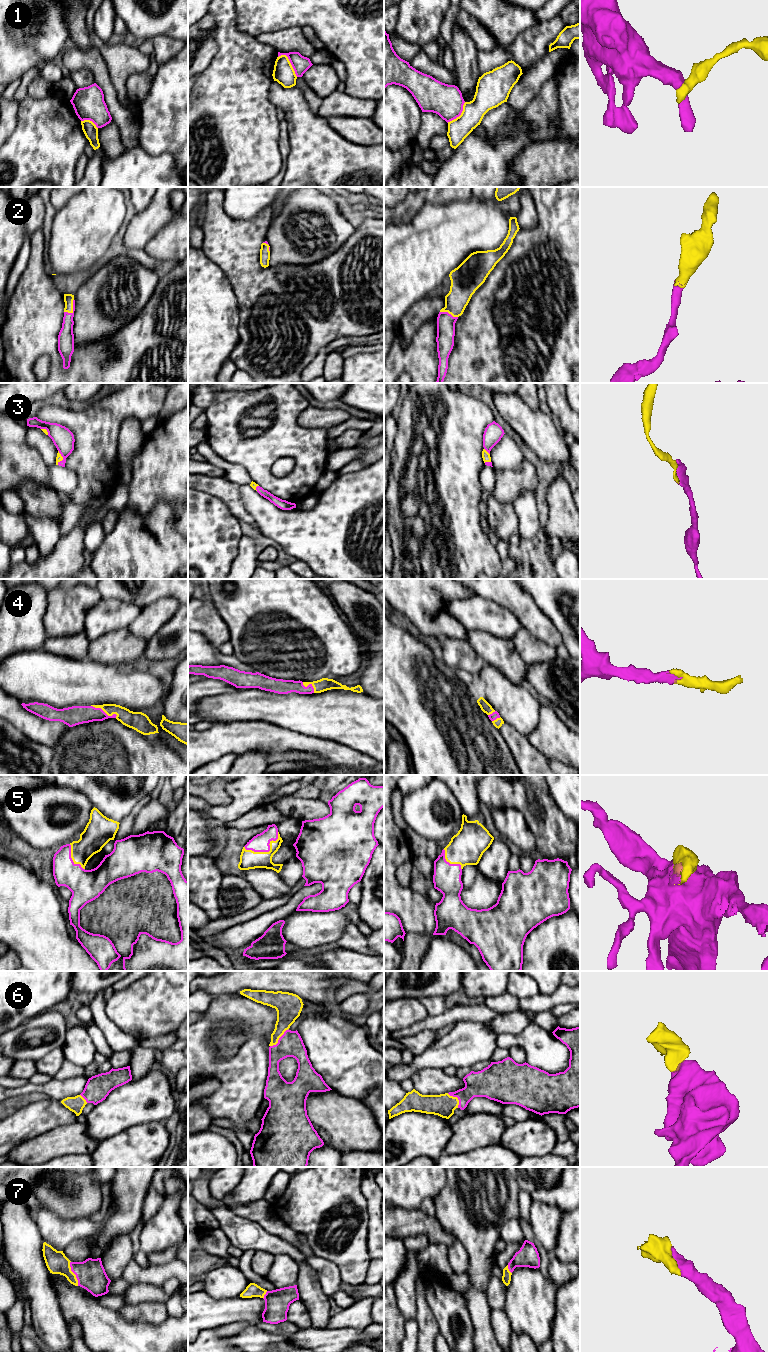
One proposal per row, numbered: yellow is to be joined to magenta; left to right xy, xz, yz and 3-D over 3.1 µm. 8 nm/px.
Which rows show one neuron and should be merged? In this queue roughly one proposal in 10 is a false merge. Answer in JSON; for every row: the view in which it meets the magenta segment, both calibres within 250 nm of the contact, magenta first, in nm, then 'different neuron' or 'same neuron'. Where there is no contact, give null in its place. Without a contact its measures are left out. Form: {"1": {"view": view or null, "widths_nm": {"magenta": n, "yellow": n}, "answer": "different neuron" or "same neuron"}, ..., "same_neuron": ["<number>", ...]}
{"1": {"view": "xz", "widths_nm": {"magenta": 140, "yellow": 170}, "answer": "different neuron"}, "2": {"view": "xy", "widths_nm": {"magenta": 130, "yellow": 80}, "answer": "same neuron"}, "3": {"view": "yz", "widths_nm": {"magenta": 150, "yellow": 70}, "answer": "same neuron"}, "4": {"view": "xy", "widths_nm": {"magenta": 160, "yellow": 130}, "answer": "same neuron"}, "5": {"view": "xz", "widths_nm": {"magenta": 140, "yellow": 150}, "answer": "same neuron"}, "6": {"view": "xz", "widths_nm": {"magenta": 200, "yellow": 190}, "answer": "same neuron"}, "7": {"view": "xy", "widths_nm": {"magenta": 240, "yellow": 180}, "answer": "same neuron"}, "same_neuron": ["2", "3", "4", "5", "6", "7"]}

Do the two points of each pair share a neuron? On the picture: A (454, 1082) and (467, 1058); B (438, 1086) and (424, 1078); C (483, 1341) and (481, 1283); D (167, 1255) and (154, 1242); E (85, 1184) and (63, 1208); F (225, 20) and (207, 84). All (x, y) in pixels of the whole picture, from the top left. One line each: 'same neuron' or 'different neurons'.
A: different neurons
B: same neuron
C: same neuron
D: different neurons
E: same neuron
F: same neuron

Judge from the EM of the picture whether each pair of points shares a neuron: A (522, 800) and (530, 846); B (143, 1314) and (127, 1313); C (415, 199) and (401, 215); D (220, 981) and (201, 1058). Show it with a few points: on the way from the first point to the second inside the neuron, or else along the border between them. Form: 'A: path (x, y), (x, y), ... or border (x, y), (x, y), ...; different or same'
A: border (510, 807), (524, 817), (534, 837), (535, 846); different
B: path (139, 1313), (131, 1313); same
C: path (413, 203), (405, 211); same
D: border (239, 992), (222, 993), (213, 998); different

